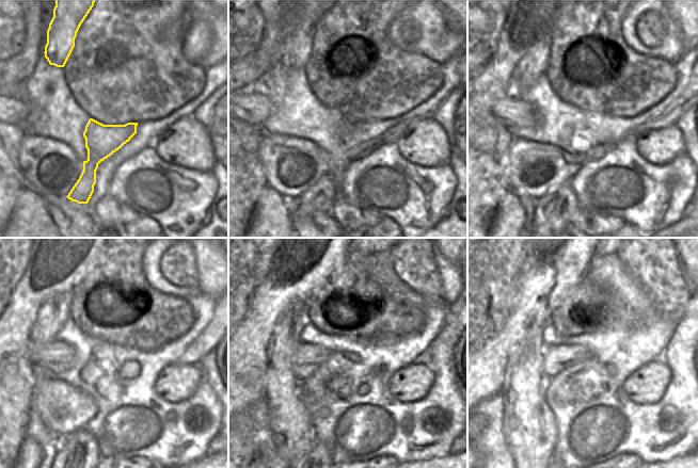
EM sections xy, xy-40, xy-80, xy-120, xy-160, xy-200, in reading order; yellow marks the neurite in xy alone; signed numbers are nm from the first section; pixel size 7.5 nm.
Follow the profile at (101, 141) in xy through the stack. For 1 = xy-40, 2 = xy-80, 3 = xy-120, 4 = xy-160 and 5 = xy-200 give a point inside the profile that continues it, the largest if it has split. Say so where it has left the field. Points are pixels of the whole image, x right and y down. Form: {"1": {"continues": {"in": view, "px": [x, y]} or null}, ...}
{"1": {"continues": {"in": "xy-40", "px": [321, 197]}}, "2": {"continues": {"in": "xy-80", "px": [554, 210]}}, "3": {"continues": {"in": "xy-120", "px": [79, 449]}}, "4": {"continues": {"in": "xy-160", "px": [292, 435]}}, "5": {"continues": {"in": "xy-200", "px": [529, 429]}}}

